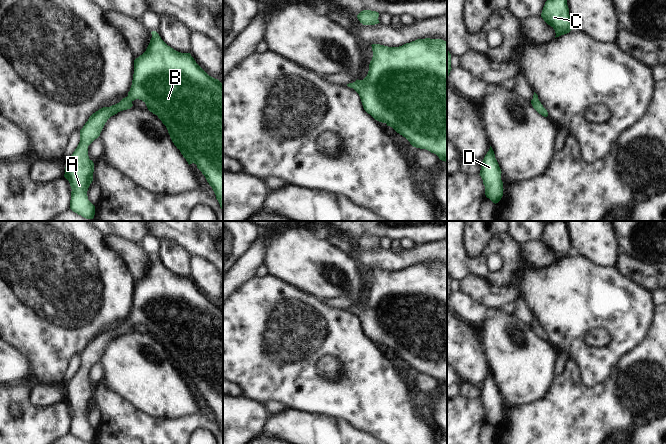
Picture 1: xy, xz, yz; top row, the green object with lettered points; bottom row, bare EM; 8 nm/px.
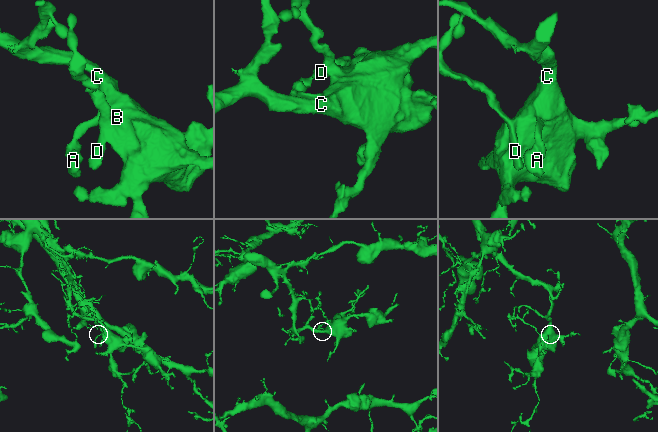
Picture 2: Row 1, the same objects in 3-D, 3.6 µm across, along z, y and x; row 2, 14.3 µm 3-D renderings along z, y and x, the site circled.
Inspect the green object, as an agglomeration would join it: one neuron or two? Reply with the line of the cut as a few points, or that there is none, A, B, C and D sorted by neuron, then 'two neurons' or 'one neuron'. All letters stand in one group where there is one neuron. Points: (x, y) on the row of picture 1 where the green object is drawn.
no cut; A B C D; one neuron

